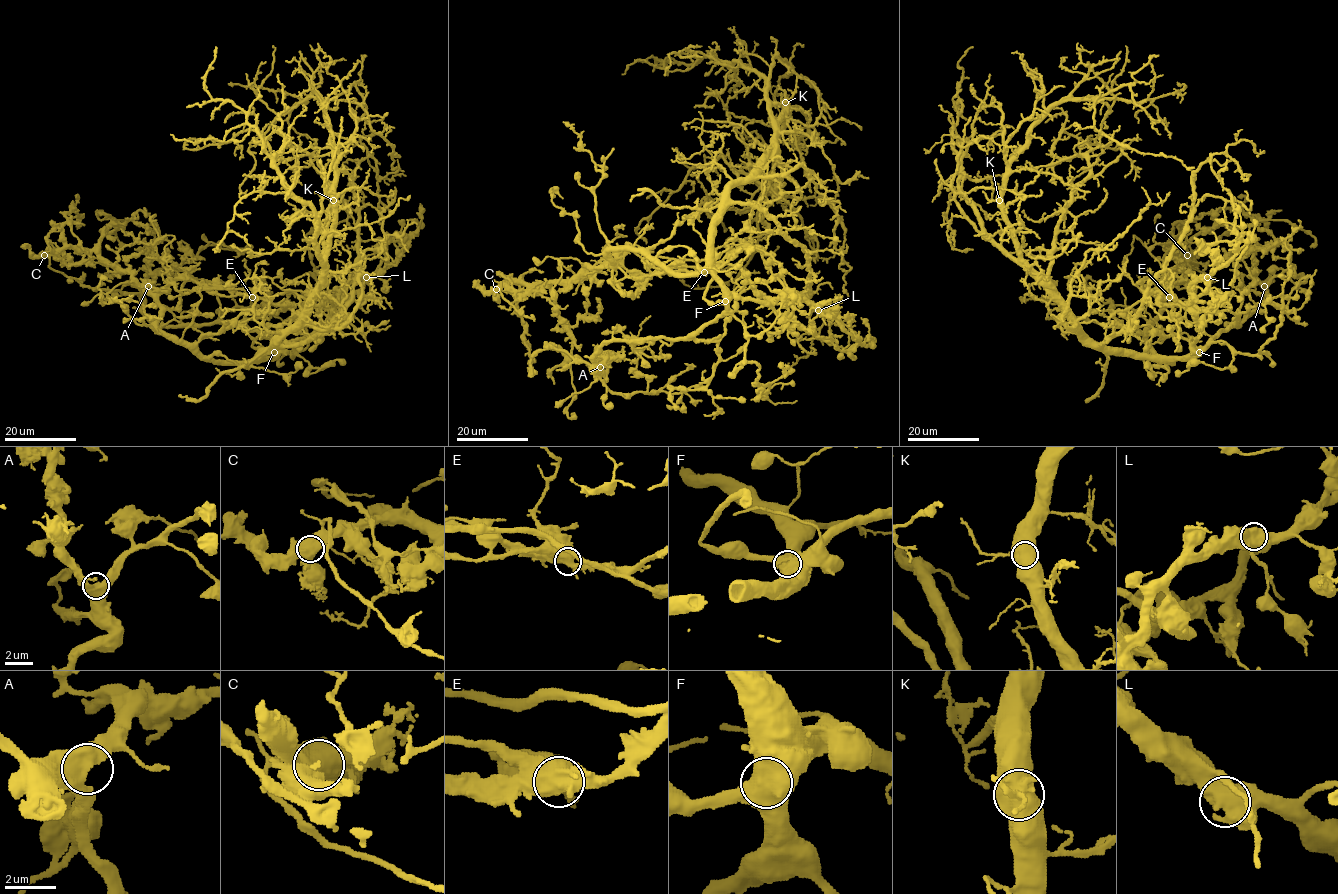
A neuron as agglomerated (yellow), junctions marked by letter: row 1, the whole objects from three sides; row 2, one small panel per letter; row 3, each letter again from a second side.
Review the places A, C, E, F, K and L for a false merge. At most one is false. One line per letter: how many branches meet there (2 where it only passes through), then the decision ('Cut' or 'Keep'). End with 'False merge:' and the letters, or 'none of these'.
A: Branches: 3. Keep
C: Branches: 3. Keep
E: Branches: 3. Cut
F: Branches: 3. Keep
K: Branches: 3. Keep
L: Branches: 3. Keep
False merge: E

